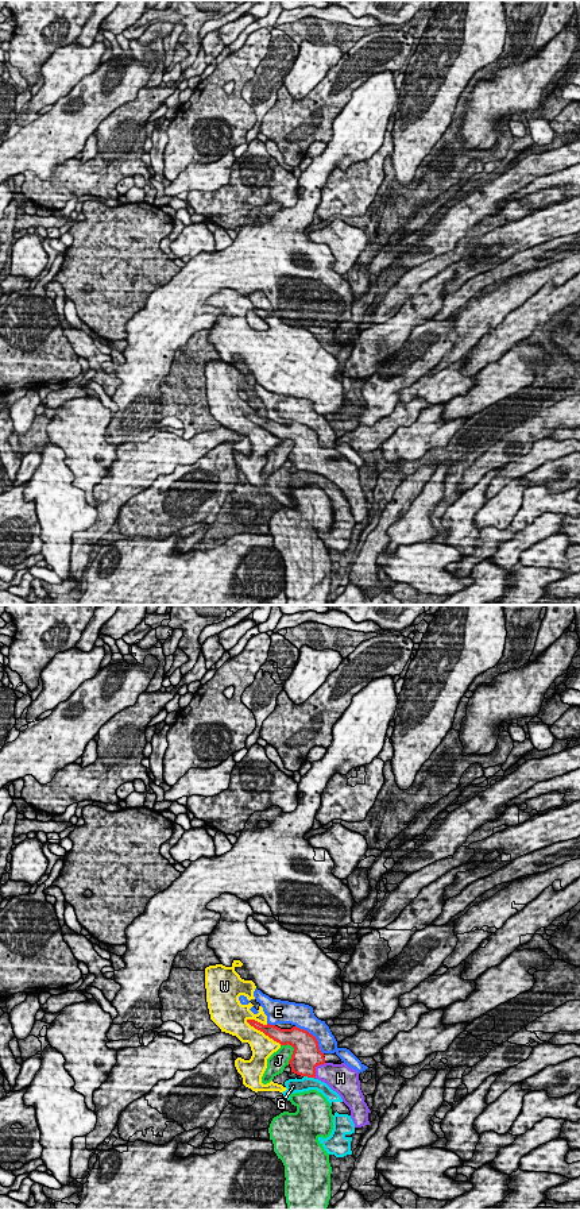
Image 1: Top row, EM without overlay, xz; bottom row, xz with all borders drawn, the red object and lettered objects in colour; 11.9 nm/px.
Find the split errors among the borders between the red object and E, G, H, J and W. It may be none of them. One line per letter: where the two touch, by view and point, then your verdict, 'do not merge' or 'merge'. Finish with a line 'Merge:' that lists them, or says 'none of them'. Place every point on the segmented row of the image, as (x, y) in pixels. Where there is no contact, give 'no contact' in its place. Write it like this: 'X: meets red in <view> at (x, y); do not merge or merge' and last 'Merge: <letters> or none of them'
E: meets red in xz at (313, 1036); do not merge
G: meets red in xz at (309, 1076); do not merge
H: meets red in xz at (314, 1068); merge
J: meets red in xz at (293, 1054); do not merge
W: meets red in xz at (263, 1032); do not merge
Merge: H

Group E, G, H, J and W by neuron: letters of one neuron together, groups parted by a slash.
E / G W / H / J

